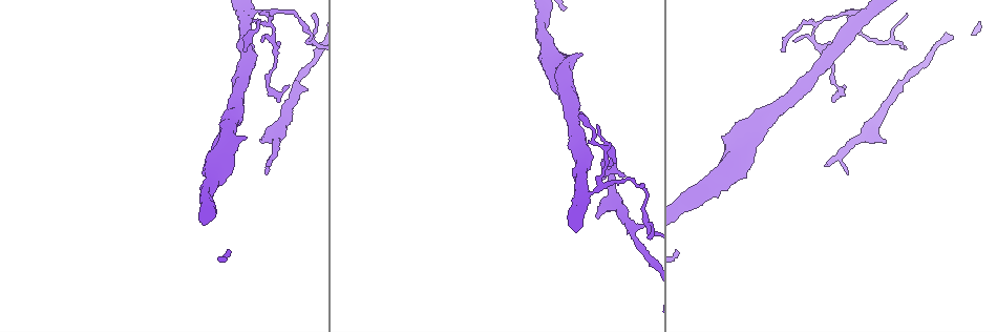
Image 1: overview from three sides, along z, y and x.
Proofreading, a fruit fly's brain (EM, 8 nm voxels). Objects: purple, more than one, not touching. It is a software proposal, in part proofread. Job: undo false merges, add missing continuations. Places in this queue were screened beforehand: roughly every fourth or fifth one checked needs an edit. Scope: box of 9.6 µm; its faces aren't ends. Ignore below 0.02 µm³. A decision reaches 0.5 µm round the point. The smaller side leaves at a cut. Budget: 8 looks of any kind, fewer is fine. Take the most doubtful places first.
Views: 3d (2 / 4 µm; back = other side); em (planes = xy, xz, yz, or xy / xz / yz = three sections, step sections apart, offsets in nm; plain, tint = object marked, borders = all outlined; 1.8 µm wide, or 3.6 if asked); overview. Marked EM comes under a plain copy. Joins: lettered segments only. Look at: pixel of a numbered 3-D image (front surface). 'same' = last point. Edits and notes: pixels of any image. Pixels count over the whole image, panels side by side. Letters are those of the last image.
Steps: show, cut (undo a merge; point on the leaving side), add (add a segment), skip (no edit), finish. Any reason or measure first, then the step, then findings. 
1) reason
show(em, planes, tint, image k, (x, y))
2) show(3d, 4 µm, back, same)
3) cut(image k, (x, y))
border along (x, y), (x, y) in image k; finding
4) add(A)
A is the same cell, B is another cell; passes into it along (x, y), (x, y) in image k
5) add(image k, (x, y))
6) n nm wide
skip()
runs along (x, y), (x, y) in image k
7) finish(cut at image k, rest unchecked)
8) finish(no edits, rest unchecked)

branch stops here
show(3d, 2 µm, image 1, (824, 165))

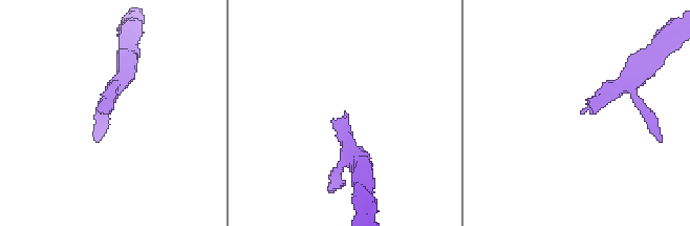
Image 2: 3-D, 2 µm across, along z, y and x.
show(em, 3.6 µm, planes, tint, image 2, (110, 113))

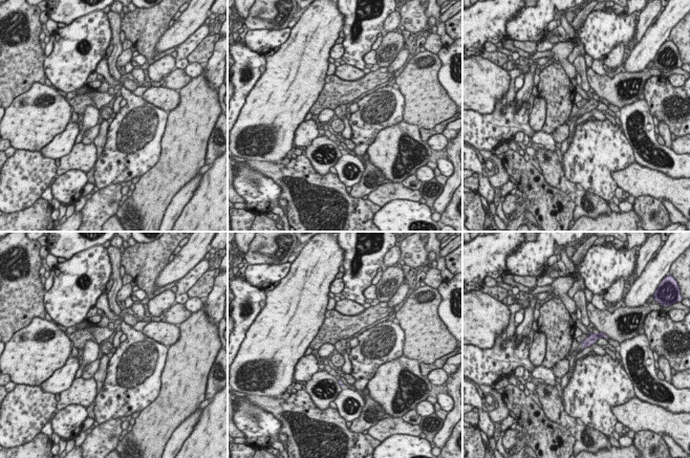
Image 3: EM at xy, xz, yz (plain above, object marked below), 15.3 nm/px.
show(em, 3.6 µm, planes, borders, same)

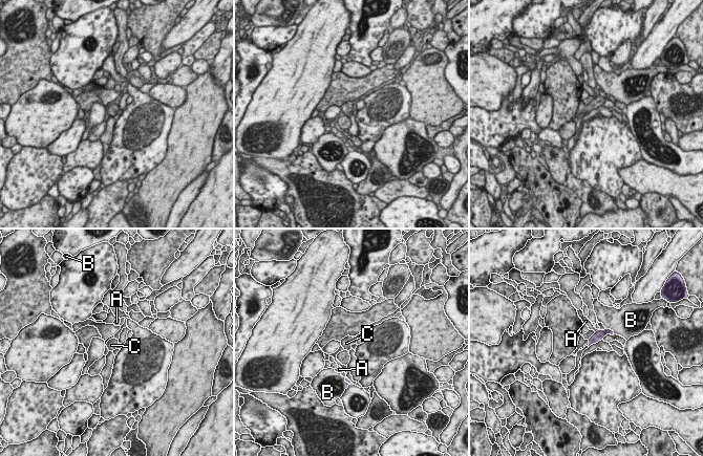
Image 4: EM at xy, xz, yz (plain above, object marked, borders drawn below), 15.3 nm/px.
add(C)
C is the same cell, A and B are other cells; passes into it along (599, 334), (589, 344), (581, 342) in image 4; it goes on there

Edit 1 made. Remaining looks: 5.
show(3d, 4 µm, image 1, (885, 142))

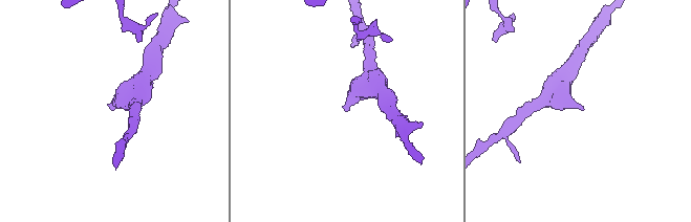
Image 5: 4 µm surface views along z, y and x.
show(em, planes, tint, image 5, (110, 108))

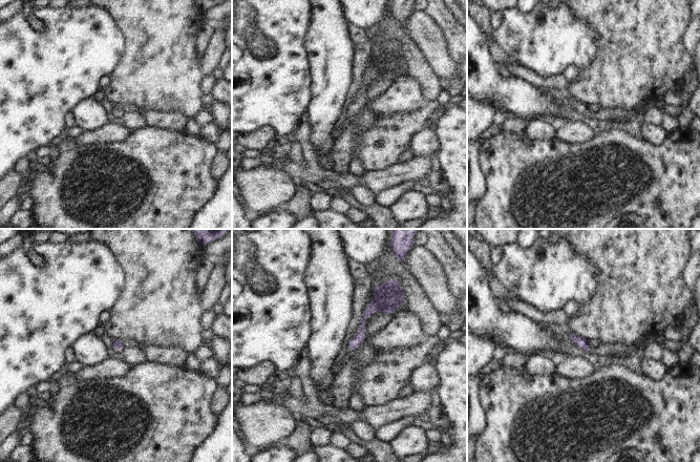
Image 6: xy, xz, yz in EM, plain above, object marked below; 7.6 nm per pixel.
what lies round it
show(em, planes, borders, same)

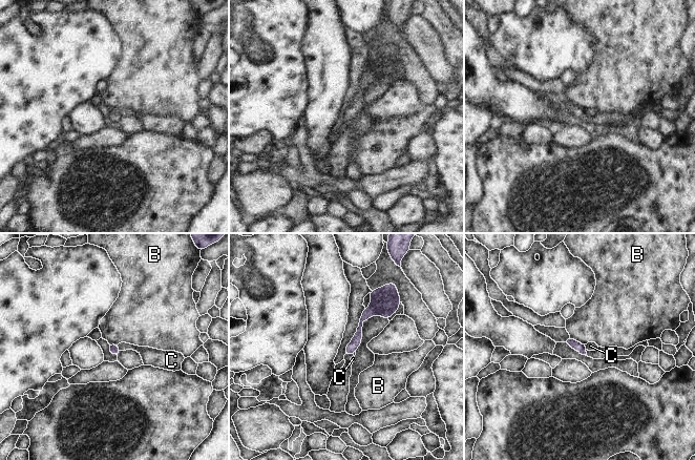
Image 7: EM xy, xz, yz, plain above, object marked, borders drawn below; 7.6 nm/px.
skip()
B and C are other cells; border along (117, 344), (121, 350) in image 7; none of them fits

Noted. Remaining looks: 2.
arms part here
show(3d, 2 µm, image 1, (585, 196))

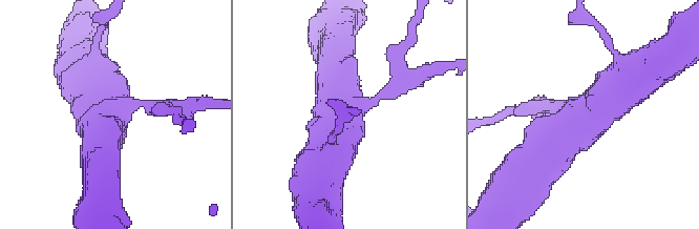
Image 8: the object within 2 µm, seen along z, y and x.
3 arms
show(em, planes, borders, image 8, (112, 120))

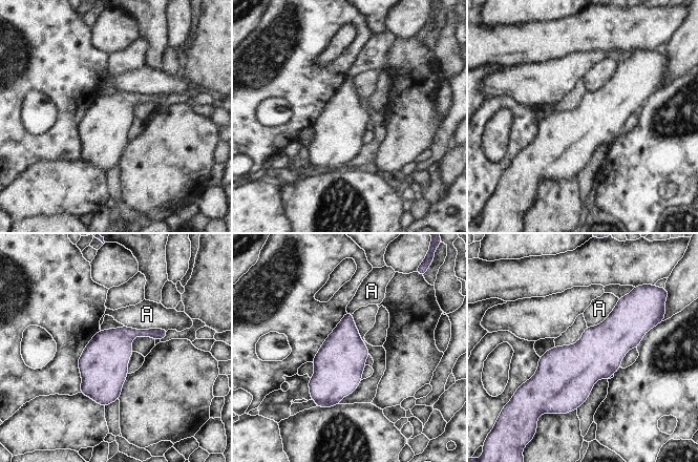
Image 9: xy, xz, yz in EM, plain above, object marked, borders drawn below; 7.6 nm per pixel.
skip()
A is another cell; border along (125, 326), (136, 329), (167, 330) in image 9; one cell here

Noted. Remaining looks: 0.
finish(add at image 4, rest unchecked)

